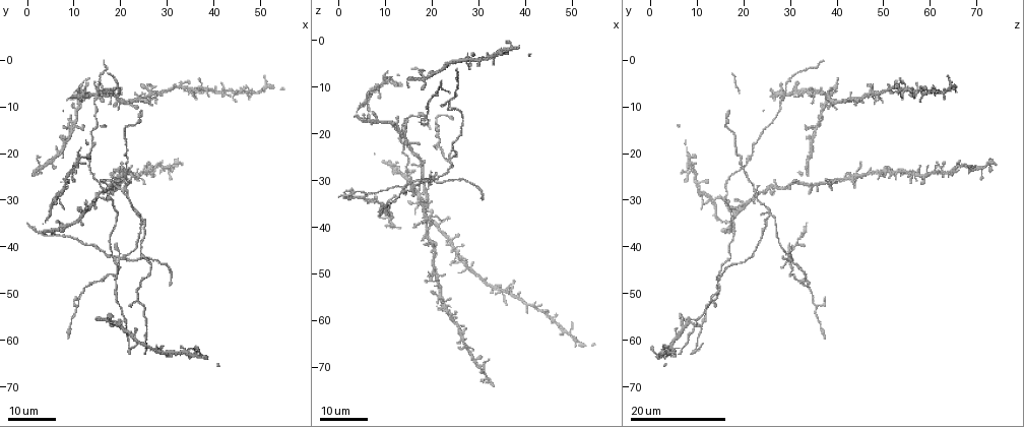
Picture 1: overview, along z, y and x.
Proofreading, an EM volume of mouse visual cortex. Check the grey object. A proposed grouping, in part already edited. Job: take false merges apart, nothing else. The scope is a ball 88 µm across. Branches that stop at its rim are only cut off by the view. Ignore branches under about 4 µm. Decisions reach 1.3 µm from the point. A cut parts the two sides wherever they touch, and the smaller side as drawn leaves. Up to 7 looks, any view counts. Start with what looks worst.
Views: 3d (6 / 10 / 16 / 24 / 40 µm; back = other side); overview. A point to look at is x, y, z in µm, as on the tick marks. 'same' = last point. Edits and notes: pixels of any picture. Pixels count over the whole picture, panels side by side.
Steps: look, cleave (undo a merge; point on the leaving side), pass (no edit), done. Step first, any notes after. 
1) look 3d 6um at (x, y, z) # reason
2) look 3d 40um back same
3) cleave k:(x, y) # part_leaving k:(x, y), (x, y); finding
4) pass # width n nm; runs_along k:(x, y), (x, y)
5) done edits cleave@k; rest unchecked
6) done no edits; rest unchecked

look 3d 16um at (23.5, 51.5, 12.5) # branch point

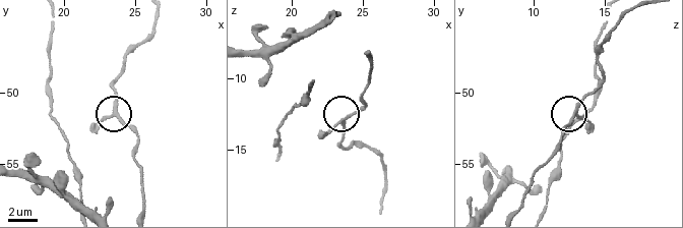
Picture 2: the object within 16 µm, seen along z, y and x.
look 3d 10um at (23.8, 51.4, 13.0)

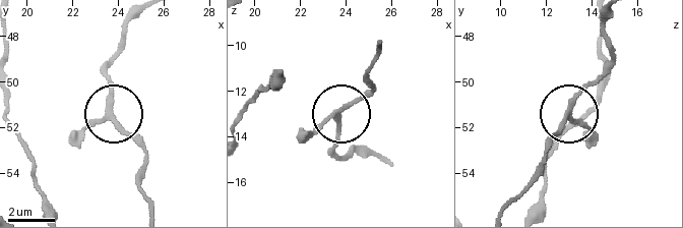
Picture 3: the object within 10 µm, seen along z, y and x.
pass # all the same neuron

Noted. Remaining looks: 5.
look 3d 16um at (14.5, 7.5, 29.0)

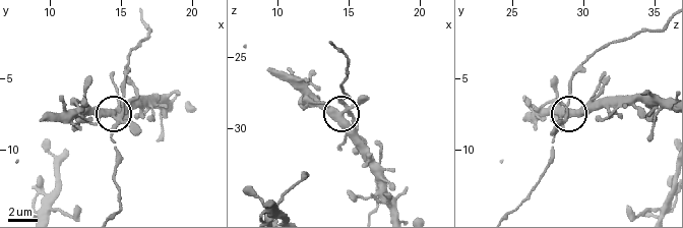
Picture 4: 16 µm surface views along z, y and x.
look 3d 10um at (14.8, 7.6, 28.8)

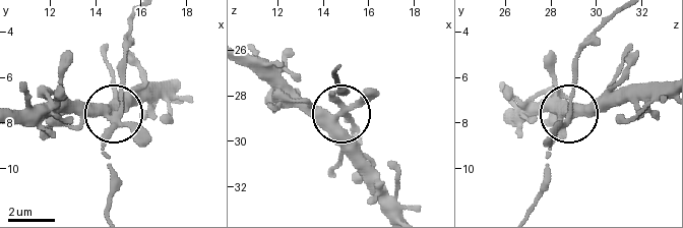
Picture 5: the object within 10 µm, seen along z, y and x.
pass # arms 5; runs_along 5:(109, 209), (103, 138), (120, 98), (120, 59); continuous, no second neuron

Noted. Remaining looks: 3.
look 3d 16um at (21.5, 57.0, 11.0)

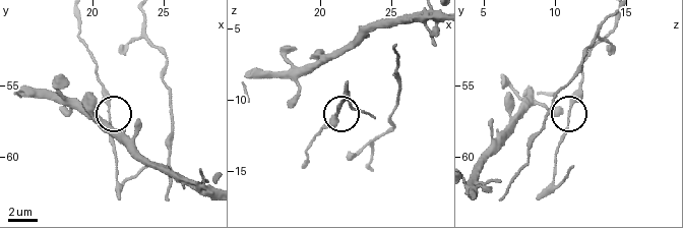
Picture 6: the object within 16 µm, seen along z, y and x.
look 3d 6um at (21.2, 57.0, 11.0)

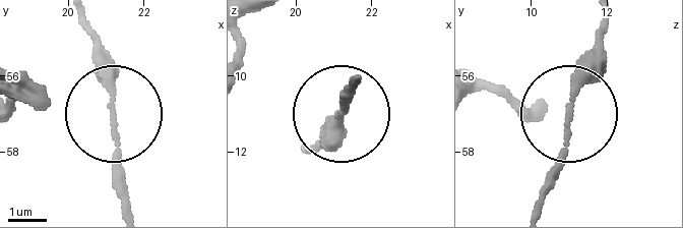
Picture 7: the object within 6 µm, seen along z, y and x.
pass # side_arm 9 um; one neuron here

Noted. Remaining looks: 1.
done no edits; rest unchecked

